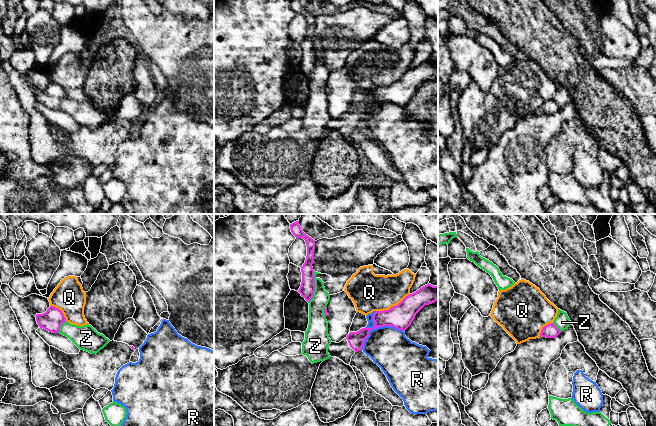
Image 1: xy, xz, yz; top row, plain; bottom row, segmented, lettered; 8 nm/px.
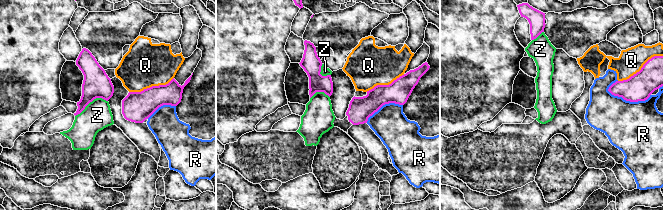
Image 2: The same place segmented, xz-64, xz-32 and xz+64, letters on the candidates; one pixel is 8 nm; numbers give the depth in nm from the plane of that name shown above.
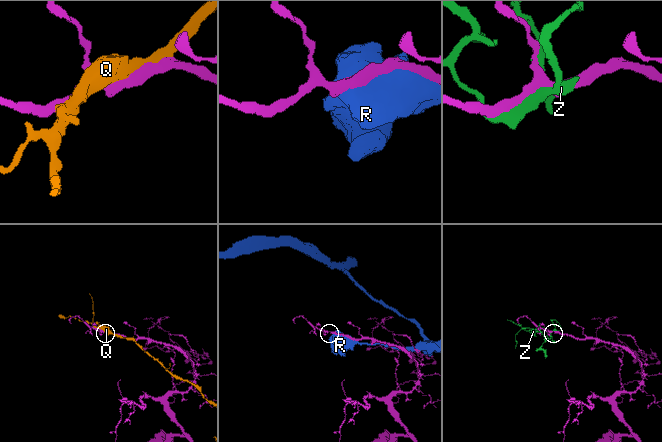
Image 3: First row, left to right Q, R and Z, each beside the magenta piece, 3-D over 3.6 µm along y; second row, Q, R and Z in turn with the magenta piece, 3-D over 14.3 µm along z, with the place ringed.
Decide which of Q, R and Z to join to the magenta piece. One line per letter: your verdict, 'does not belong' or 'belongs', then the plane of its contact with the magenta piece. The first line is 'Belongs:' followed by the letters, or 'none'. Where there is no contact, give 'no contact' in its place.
Belongs: none
Q: does not belong | xz
R: does not belong | xz
Z: does not belong | xz

